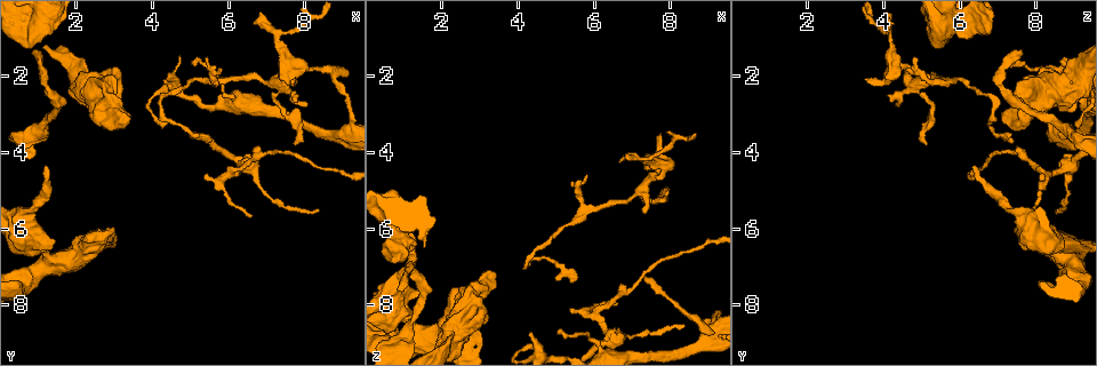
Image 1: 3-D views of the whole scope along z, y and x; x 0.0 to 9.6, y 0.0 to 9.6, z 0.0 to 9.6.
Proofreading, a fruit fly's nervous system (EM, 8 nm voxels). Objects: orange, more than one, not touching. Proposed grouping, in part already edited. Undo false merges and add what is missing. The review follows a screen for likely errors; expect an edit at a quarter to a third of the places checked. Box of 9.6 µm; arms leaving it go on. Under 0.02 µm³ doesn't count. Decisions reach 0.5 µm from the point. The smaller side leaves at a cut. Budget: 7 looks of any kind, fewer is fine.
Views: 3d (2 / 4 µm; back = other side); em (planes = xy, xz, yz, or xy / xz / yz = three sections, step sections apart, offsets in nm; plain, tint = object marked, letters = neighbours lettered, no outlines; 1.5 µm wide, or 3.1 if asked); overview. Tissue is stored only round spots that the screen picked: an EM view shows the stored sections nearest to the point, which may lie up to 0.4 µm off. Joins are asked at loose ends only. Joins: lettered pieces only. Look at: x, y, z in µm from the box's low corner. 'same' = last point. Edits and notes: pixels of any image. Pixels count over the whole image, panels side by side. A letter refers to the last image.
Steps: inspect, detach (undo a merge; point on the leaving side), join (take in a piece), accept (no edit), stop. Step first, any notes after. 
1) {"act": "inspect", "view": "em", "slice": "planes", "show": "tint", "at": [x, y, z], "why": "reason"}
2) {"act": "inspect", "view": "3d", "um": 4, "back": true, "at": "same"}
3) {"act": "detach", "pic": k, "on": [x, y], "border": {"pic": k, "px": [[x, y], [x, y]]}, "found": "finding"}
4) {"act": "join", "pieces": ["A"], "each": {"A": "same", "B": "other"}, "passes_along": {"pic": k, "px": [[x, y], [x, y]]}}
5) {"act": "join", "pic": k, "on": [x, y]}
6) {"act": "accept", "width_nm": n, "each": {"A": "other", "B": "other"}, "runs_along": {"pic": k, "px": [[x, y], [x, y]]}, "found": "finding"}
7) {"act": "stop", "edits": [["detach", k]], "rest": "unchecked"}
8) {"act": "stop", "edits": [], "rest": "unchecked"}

{"act": "inspect", "view": "3d", "um": 2, "at": [5.35, 4.65, 8.10], "why": "free end"}

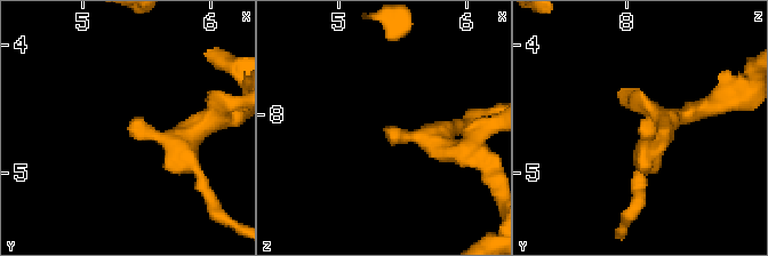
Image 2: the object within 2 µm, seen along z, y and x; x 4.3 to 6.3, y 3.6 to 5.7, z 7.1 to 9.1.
{"act": "inspect", "view": "em", "slice": "planes", "show": "letters", "at": [5.36, 4.64, 8.14], "why": "need the tissue"}

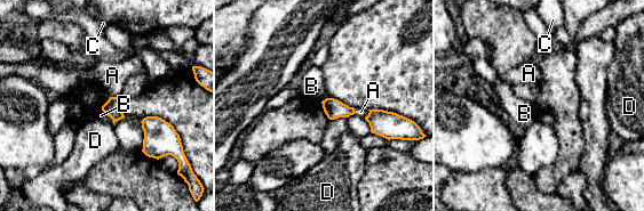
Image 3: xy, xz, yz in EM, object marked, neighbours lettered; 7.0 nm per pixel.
{"act": "accept", "each": {"A": "other", "B": "other", "C": "other", "D": "other"}, "border": {"pic": 3, "px": [[102, 110], [114, 121]]}, "found": "no lettered piece goes on from it"}

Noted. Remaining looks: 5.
{"act": "inspect", "view": "3d", "um": 2, "at": [4.25, 2.15, 8.65], "why": "free end"}

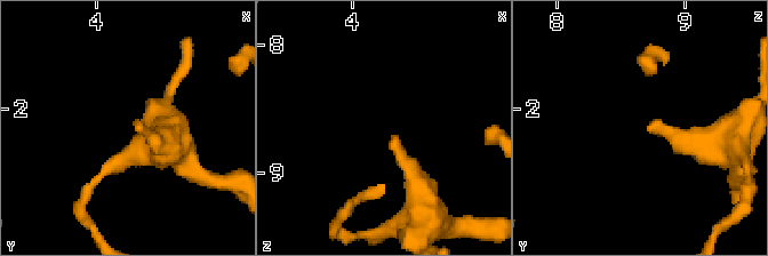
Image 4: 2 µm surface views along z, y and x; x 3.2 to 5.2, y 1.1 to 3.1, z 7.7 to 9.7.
{"act": "inspect", "view": "em", "slice": "planes", "show": "letters", "at": [4.28, 2.14, 8.72]}

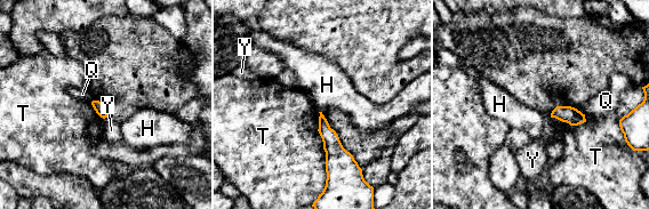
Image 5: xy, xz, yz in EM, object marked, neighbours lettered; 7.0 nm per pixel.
{"act": "accept", "each": {"H": "other", "Q": "other", "T": "other", "Y": "other"}, "border": {"pic": 5, "px": [[318, 112], [326, 183]]}, "found": "none of them fits"}

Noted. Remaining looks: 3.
{"act": "inspect", "view": "em", "slice": "planes", "show": "letters", "at": [0.90, 1.35, 7.70], "why": "free end"}

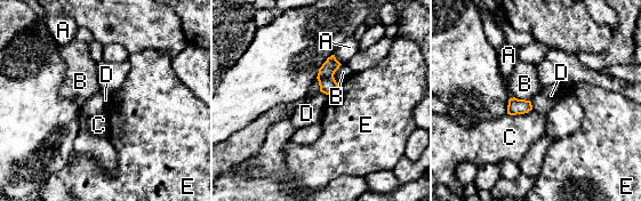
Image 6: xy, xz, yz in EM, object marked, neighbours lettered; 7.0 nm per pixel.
{"act": "accept", "width_nm": 110, "each": {"A": "other", "B": "other", "C": "other", "D": "other", "E": "other"}, "border": {"pic": 6, "px": [[320, 90], [327, 95]]}, "found": "none of them fits"}

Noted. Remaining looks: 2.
{"act": "stop", "edits": [], "rest": "unchecked"}

